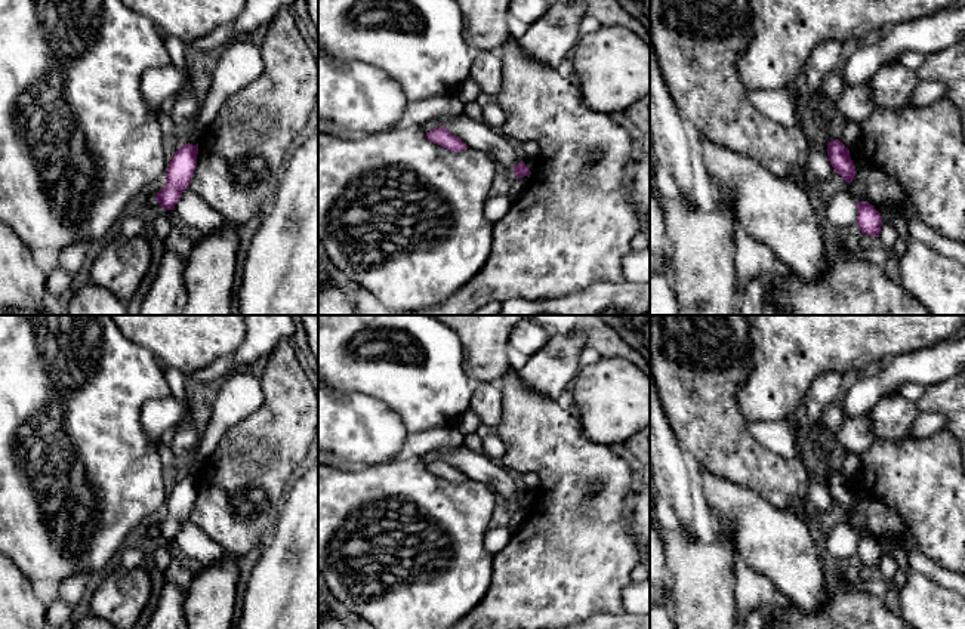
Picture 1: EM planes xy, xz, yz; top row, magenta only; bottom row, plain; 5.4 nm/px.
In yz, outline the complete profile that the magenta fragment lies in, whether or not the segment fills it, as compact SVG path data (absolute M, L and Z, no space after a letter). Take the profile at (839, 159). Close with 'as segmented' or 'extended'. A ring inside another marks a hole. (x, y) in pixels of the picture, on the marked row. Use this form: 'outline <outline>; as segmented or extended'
outline M839 139L827 144L827 157L835 173L839 173L847 184L855 176L855 166L850 157L850 149Z; as segmented

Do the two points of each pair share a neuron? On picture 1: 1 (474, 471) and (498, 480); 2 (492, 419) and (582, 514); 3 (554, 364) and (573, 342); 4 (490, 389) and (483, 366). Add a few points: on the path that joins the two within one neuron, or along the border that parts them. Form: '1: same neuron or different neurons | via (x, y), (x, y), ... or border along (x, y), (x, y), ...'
1: same neuron | via (480, 471), (492, 474)
2: different neurons | border along (502, 389), (502, 419), (495, 429)
3: same neuron | via (558, 358), (567, 348)
4: different neurons | border along (499, 379), (477, 384)

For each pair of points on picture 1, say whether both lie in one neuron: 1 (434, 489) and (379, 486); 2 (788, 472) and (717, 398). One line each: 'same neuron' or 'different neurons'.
1: same neuron
2: same neuron

